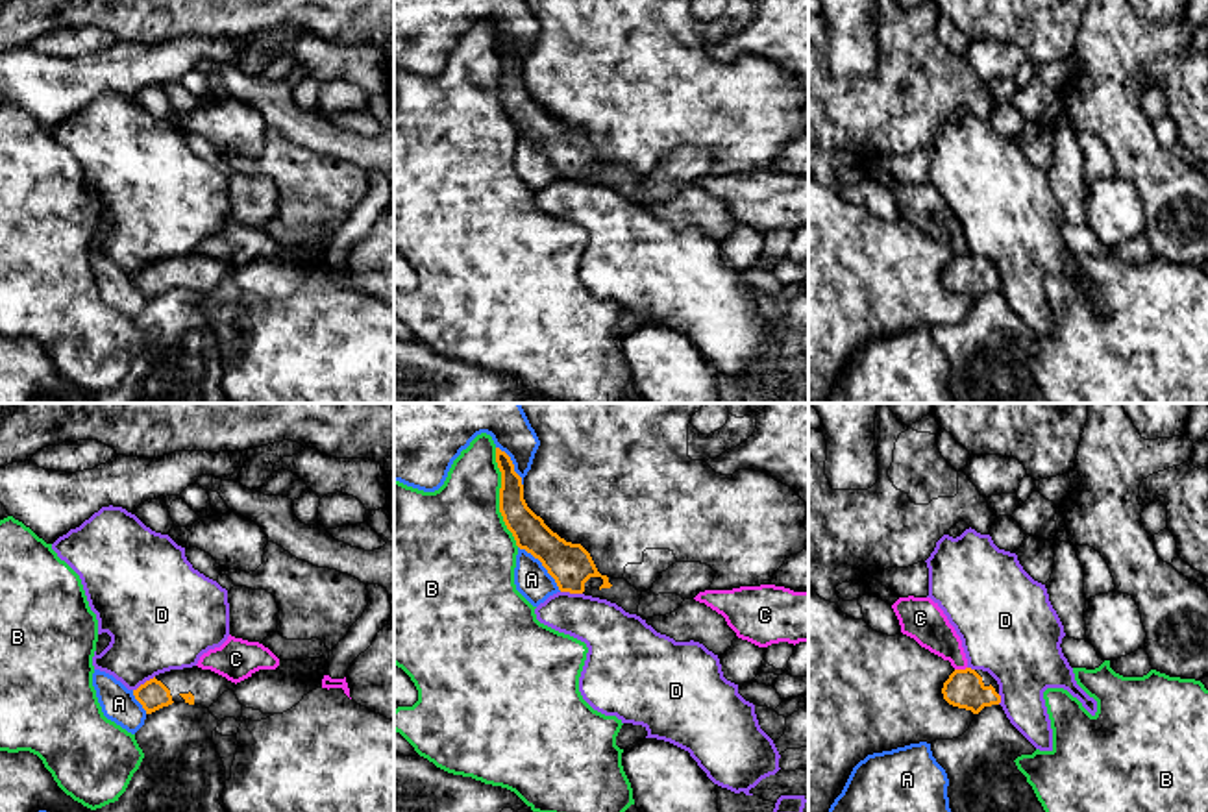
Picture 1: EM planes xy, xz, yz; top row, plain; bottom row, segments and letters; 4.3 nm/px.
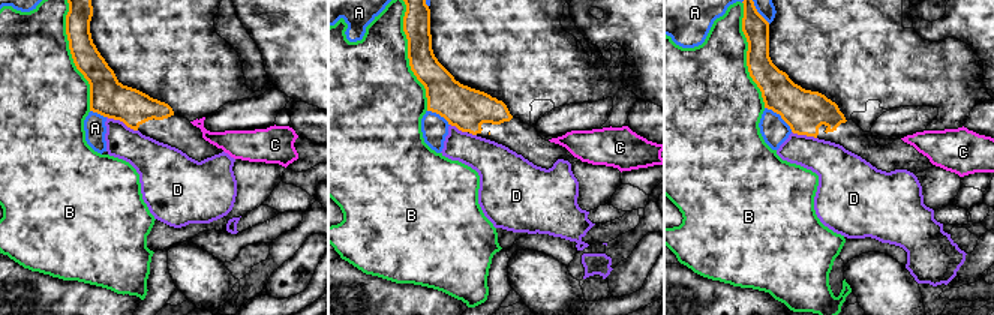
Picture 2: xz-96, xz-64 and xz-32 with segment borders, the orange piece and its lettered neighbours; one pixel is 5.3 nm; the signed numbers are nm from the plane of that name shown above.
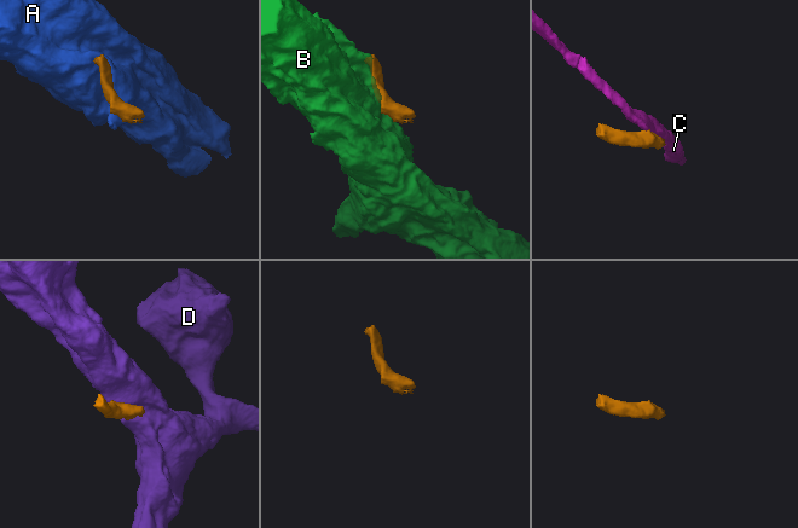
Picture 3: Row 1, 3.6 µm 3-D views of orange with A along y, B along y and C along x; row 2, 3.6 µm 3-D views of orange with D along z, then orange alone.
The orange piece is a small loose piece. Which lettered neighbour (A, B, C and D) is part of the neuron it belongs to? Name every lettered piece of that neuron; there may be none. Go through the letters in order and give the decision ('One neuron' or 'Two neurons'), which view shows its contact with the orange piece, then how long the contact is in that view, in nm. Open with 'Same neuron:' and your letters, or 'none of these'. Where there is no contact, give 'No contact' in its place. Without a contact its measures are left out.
Same neuron: none of these
A: Two neurons. Touches orange in xz. Shared border 280 nm
B: Two neurons. Touches orange in xz. Shared border 440 nm
C: Two neurons. Touches orange in yz. Shared border 60 nm
D: Two neurons. Touches orange in xy. Shared border 120 nm

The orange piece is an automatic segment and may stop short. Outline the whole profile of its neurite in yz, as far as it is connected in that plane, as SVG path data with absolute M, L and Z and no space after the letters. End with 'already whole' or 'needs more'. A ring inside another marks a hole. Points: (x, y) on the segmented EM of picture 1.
M955 670L942 688L943 699L958 708L979 714L984 707L999 705L999 684L982 670Z; needs more

